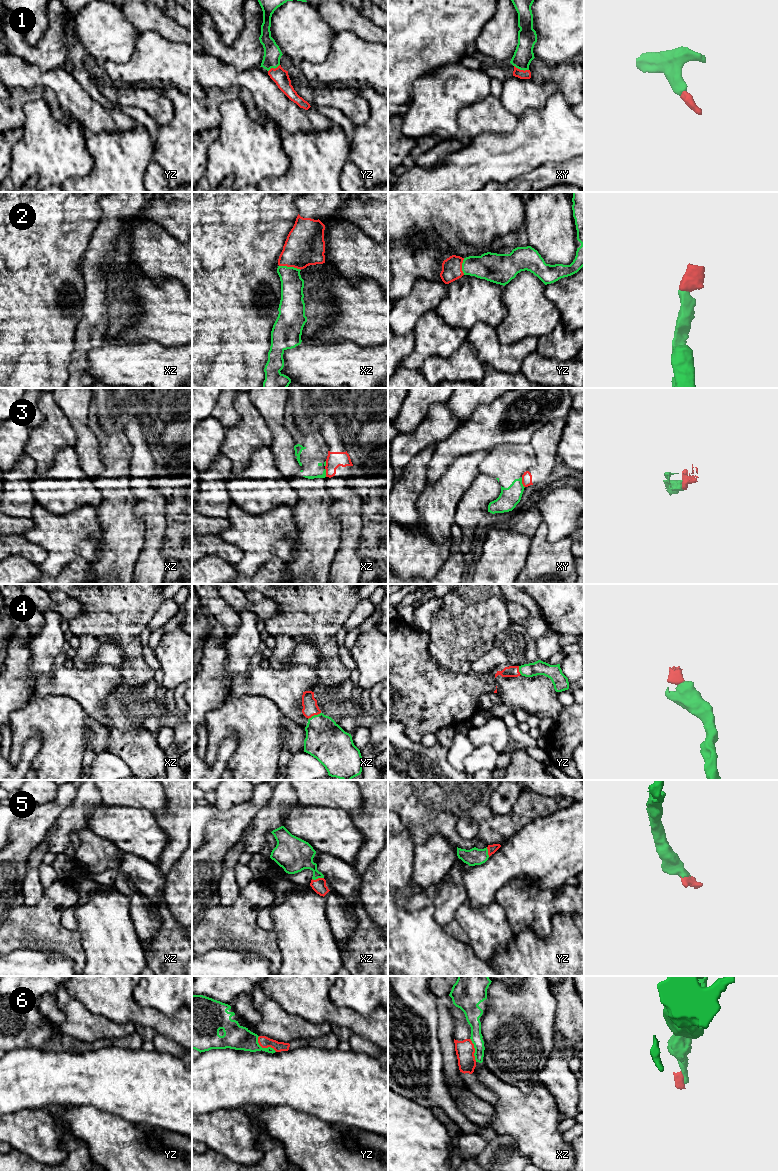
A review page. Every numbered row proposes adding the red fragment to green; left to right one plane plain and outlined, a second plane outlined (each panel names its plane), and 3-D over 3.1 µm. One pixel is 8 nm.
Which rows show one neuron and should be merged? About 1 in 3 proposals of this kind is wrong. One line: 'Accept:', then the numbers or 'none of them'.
Accept: 1, 2, 4, 5, 6

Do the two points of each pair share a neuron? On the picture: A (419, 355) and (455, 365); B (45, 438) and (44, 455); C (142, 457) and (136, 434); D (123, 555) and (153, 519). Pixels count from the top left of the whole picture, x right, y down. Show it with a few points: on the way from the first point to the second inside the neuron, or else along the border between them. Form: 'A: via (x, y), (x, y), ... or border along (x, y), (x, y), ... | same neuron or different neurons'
A: border along (451, 354), (448, 357), (429, 356), (418, 369) | different neurons
B: via (45, 442), (44, 451) | same neuron
C: via (141, 451), (137, 440) | same neuron
D: border along (139, 518), (143, 524), (143, 547), (138, 554) | different neurons

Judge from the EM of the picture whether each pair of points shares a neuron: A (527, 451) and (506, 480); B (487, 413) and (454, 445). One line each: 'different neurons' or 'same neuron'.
A: same neuron
B: same neuron

